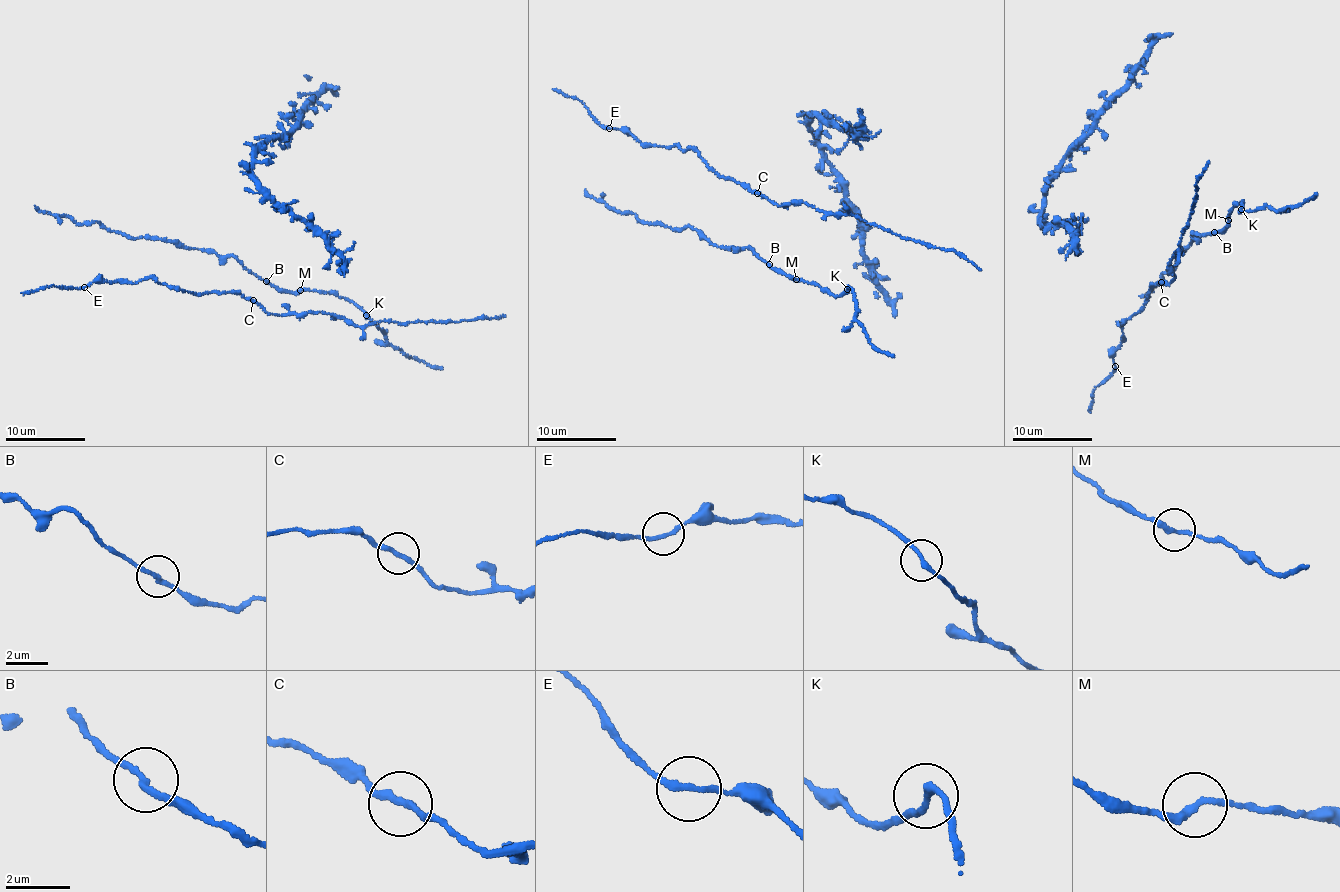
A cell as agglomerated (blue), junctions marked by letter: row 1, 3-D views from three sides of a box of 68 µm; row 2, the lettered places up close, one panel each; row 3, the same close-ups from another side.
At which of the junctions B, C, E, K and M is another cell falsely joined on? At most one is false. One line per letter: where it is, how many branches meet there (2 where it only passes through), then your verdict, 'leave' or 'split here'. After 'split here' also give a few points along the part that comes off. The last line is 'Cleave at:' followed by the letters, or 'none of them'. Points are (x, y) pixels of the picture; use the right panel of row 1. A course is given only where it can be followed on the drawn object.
B: (1214, 232) | 2 | leave
C: (1161, 282) | 2 | leave
E: (1115, 366) | 2 | leave
K: (1241, 209) | 2 | leave
M: (1228, 220) | 2 | leave
Cleave at: none of them

